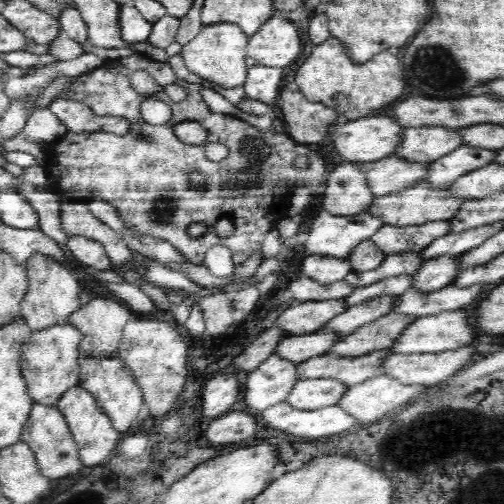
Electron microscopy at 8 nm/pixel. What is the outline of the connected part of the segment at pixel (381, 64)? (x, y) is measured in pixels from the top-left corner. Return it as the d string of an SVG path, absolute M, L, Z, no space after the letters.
M334 37L313 46L310 56L297 70L295 82L307 99L323 102L349 121L368 116L374 110L382 111L384 106L398 100L406 88L400 60L388 50L376 54L366 62L357 63L348 57L342 41Z

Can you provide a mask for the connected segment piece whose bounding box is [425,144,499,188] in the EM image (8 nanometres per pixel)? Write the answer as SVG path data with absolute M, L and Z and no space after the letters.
M461 145L443 158L430 162L426 182L434 188L448 188L458 178L495 162L499 152L486 147Z

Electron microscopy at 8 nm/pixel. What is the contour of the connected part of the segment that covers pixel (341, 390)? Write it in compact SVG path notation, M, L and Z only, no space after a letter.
M309 378L294 384L286 401L300 410L314 410L325 406L336 405L347 390L348 384L334 378Z

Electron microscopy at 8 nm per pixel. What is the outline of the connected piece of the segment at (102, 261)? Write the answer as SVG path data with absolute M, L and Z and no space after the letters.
M68 236L65 250L70 250L76 260L86 267L110 270L112 266L112 262L109 260L102 244L85 236Z

